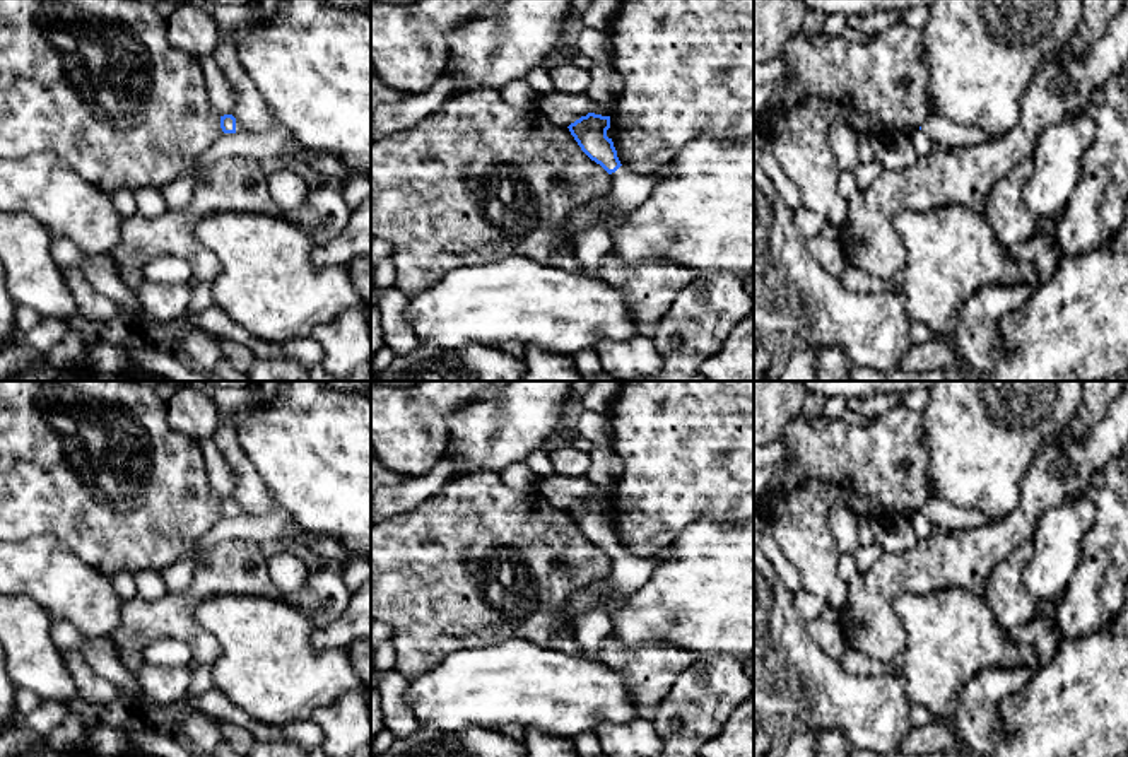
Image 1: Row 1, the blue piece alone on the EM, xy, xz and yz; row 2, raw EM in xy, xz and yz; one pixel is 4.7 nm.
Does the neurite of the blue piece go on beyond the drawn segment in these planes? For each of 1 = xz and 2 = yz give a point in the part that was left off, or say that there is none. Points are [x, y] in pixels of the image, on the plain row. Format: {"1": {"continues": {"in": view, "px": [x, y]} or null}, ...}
{"1": {"continues": {"in": "xz", "px": [629, 573]}}, "2": {"continues": null}}

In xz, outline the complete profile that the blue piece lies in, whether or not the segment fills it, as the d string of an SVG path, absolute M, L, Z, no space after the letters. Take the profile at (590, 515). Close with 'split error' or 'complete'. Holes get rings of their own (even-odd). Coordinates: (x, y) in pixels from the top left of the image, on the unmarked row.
M588 496L567 511L581 533L612 559L612 574L605 591L574 622L581 654L588 660L596 660L600 644L610 636L612 629L608 605L641 588L655 571L655 560L636 557L620 547L614 525L607 519L610 499Z; split error

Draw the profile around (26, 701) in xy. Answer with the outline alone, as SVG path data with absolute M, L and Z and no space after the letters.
M17 689L15 692L15 707L21 718L39 707L41 702L43 699L29 689Z

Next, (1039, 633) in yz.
M1036 615L1032 620L1013 627L1008 636L1036 651L1039 666L1048 663L1058 649L1058 632L1053 617Z

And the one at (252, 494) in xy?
M229 419L220 420L217 431L212 434L212 441L219 446L234 473L236 487L232 499L236 504L253 516L263 516L277 509L275 497L241 451L236 427Z

